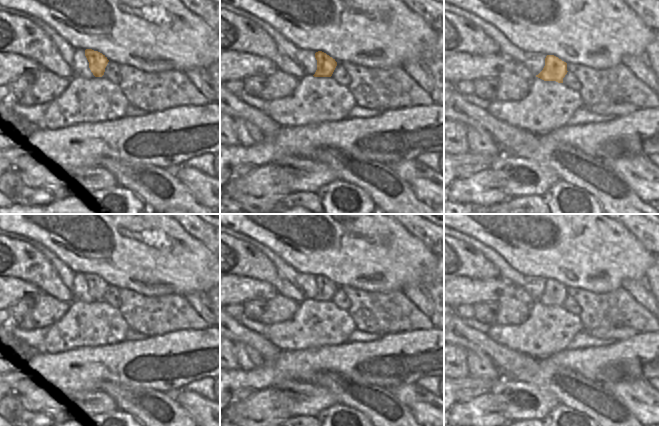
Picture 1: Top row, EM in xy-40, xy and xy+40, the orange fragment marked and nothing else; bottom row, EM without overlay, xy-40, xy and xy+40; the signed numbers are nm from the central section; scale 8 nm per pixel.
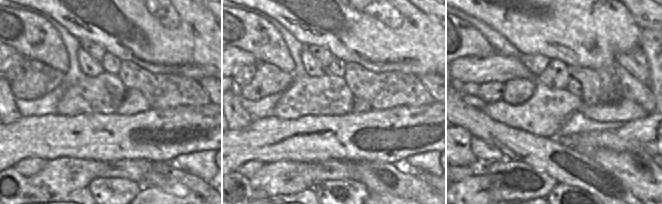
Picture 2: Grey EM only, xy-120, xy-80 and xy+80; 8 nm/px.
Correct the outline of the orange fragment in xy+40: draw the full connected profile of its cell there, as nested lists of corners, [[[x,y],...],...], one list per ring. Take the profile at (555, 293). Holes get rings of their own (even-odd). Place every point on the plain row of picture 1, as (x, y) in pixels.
[[[547,279],[545,290],[536,301],[544,305],[556,305],[563,307],[563,302],[567,298],[567,287],[554,279]]]

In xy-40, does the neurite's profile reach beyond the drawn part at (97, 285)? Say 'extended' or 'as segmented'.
as segmented

